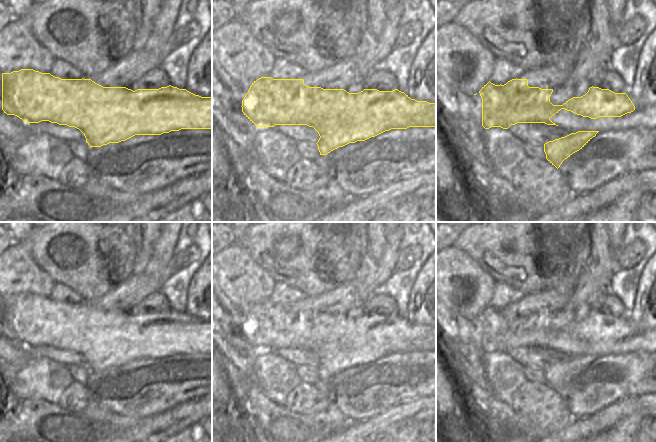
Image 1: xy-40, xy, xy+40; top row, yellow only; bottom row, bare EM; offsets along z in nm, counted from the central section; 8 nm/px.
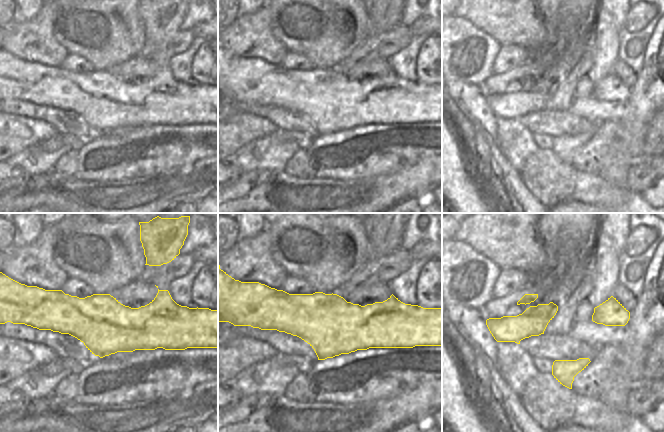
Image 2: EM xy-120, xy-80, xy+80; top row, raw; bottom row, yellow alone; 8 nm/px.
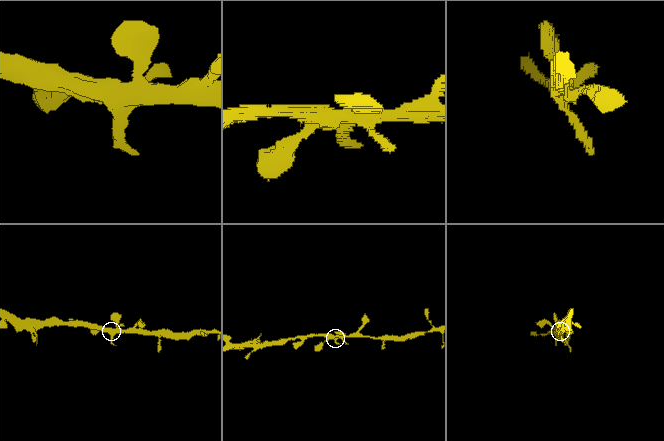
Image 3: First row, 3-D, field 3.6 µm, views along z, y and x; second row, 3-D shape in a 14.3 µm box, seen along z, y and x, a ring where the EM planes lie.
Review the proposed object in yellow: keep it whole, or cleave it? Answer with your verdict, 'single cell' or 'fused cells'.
single cell

